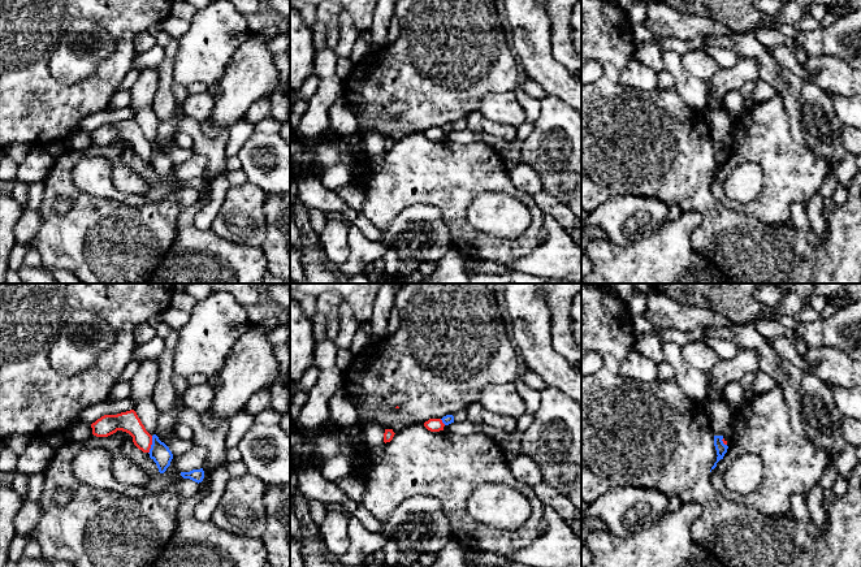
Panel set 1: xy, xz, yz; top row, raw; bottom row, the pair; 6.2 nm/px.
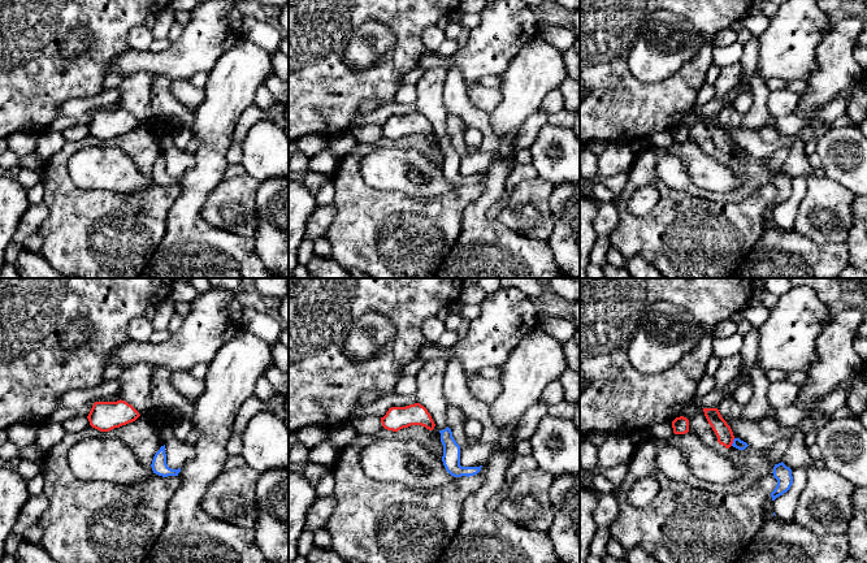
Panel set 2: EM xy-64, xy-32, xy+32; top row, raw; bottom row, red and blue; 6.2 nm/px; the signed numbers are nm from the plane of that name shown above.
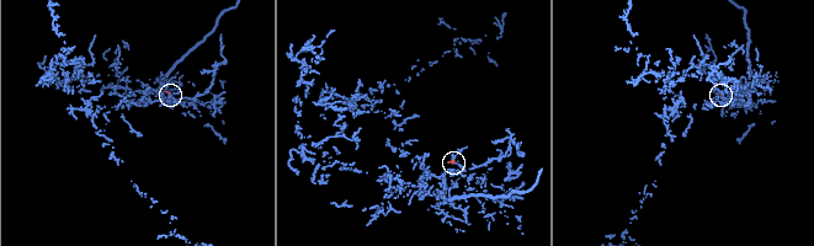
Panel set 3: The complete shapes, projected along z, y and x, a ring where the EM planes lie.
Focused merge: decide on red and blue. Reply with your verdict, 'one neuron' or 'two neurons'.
two neurons

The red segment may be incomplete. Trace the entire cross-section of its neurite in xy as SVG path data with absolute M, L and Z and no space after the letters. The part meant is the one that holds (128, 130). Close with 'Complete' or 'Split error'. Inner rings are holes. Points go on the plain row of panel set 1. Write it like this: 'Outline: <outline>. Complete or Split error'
Outline: M134 118L117 124L104 124L91 133L92 143L96 146L108 146L117 139L129 142L134 153L143 161L150 161L152 144L146 139Z. Complete

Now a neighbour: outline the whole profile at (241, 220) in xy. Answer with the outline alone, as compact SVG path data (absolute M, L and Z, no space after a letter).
M250 182L229 187L211 230L234 244L261 247L267 237L267 195Z

